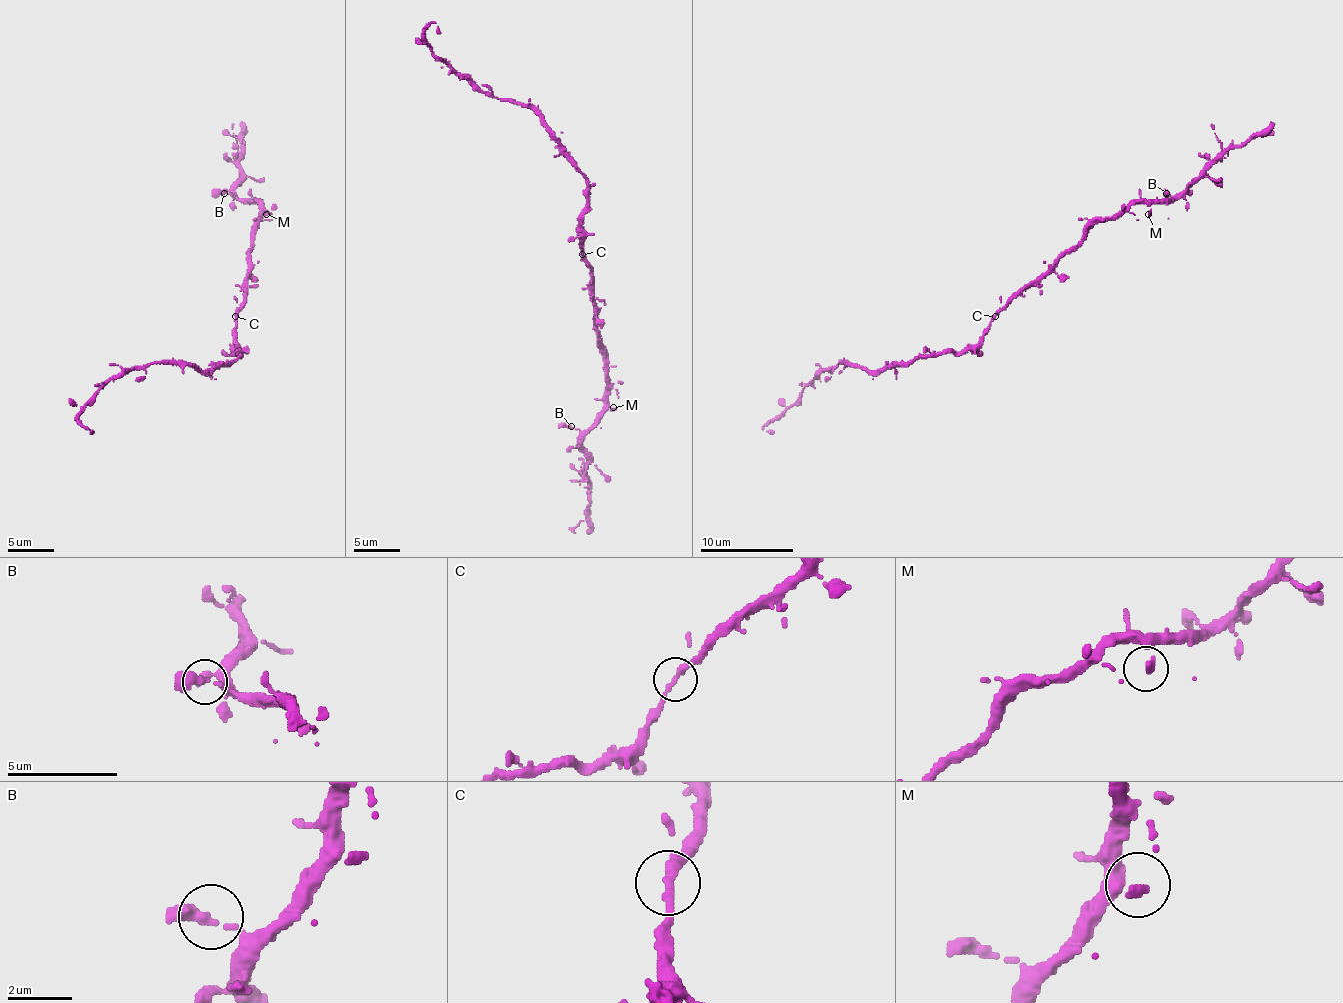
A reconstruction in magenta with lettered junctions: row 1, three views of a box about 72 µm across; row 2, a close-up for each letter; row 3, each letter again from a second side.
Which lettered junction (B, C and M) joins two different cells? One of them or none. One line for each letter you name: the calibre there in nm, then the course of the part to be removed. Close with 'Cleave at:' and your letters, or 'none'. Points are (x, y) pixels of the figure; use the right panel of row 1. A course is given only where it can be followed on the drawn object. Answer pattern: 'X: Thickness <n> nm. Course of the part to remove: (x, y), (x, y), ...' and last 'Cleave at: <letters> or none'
Cleave at: none

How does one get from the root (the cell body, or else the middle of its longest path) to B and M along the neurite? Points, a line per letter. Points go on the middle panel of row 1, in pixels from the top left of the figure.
B: (582, 251), (592, 272), (606, 405), (589, 428), (571, 426)
M: (582, 251), (582, 261), (592, 272), (594, 328), (606, 368), (606, 405), (608, 410), (613, 407)

